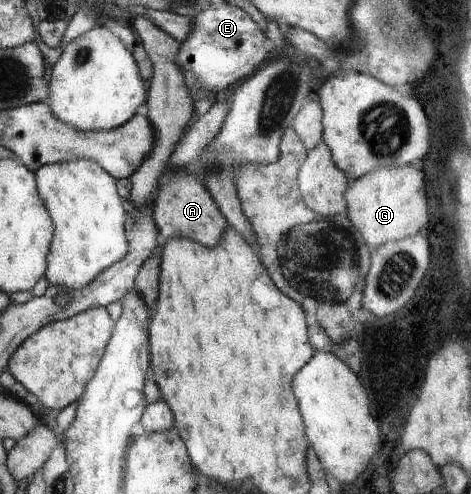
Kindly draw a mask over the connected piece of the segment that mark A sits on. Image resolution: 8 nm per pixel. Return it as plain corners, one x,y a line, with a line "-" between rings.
182,170
164,174
164,180
158,187
150,208
162,242
166,242
171,237
186,237
201,245
213,247
228,227
225,216
220,212
199,177
195,174
186,174

